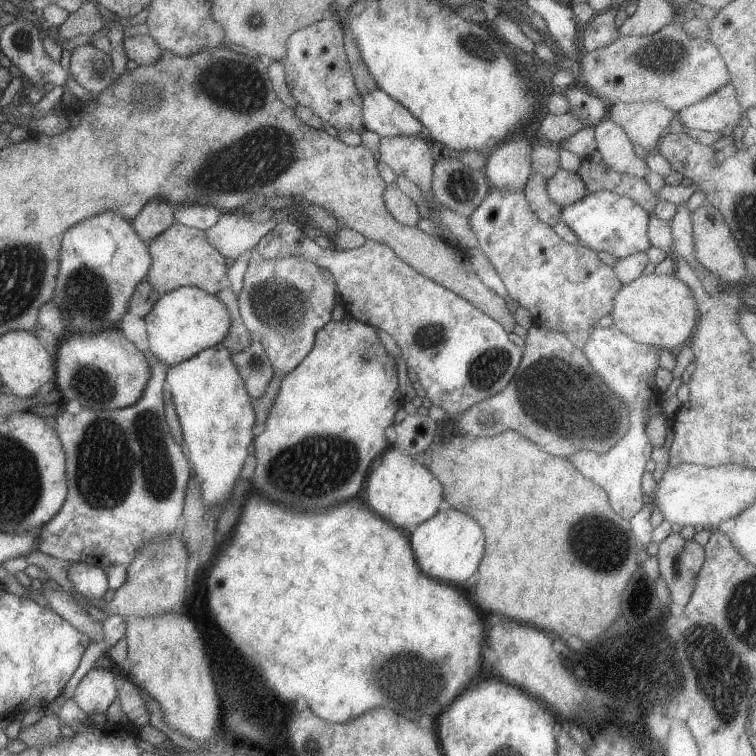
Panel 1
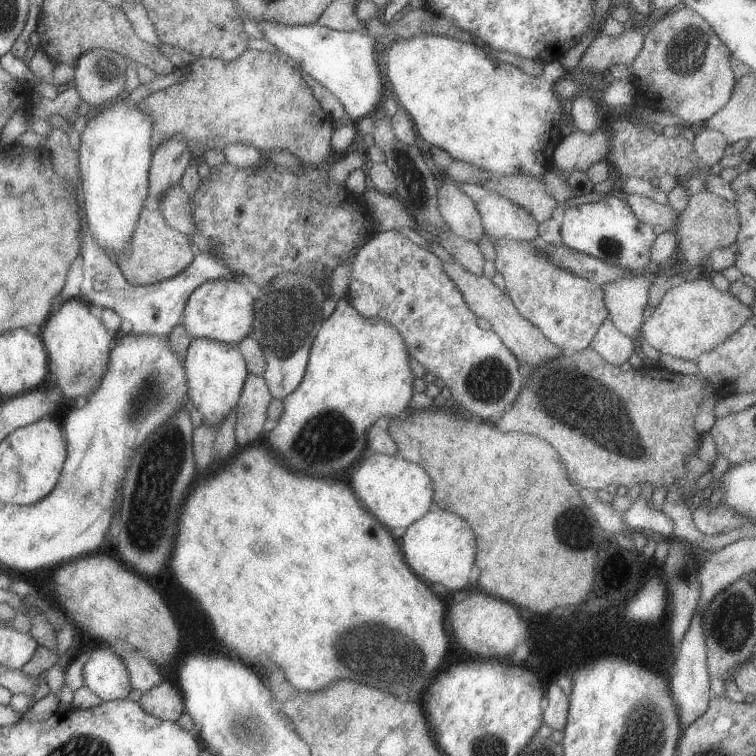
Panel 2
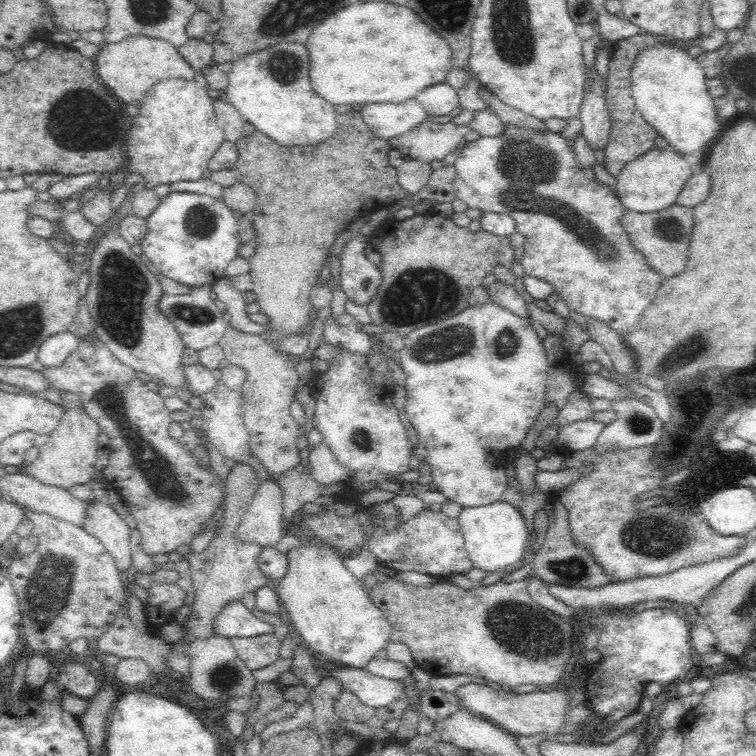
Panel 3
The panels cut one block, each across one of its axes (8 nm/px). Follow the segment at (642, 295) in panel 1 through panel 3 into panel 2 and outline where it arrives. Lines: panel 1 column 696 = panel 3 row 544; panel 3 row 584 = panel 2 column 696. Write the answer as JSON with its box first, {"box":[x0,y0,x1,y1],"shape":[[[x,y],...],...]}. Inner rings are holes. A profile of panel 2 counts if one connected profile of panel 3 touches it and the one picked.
{"box":[641,274,751,362],"shape":[[[701,274],[701,278],[681,282],[667,290],[653,314],[643,322],[641,332],[651,348],[659,354],[669,354],[673,358],[695,362],[701,354],[717,350],[725,338],[733,336],[751,318],[751,308],[743,304],[731,292],[719,292],[711,286],[711,278]]]}

